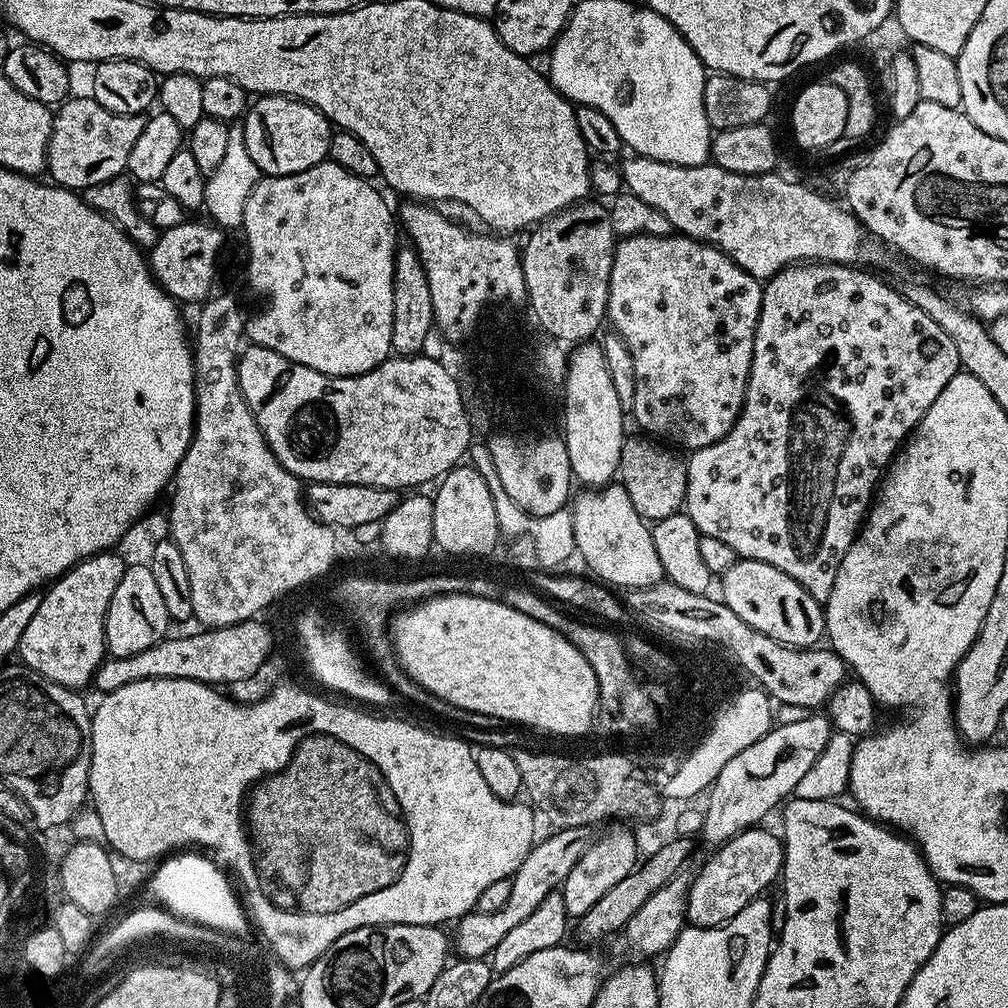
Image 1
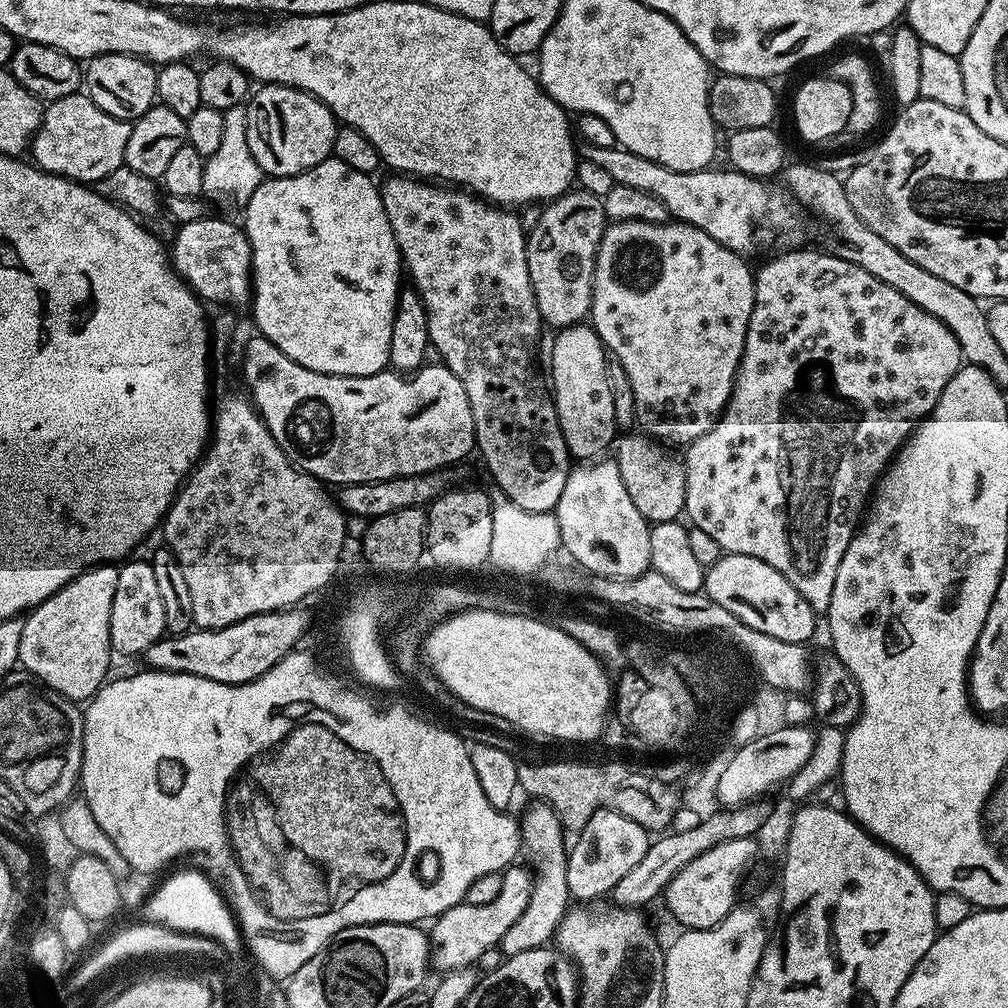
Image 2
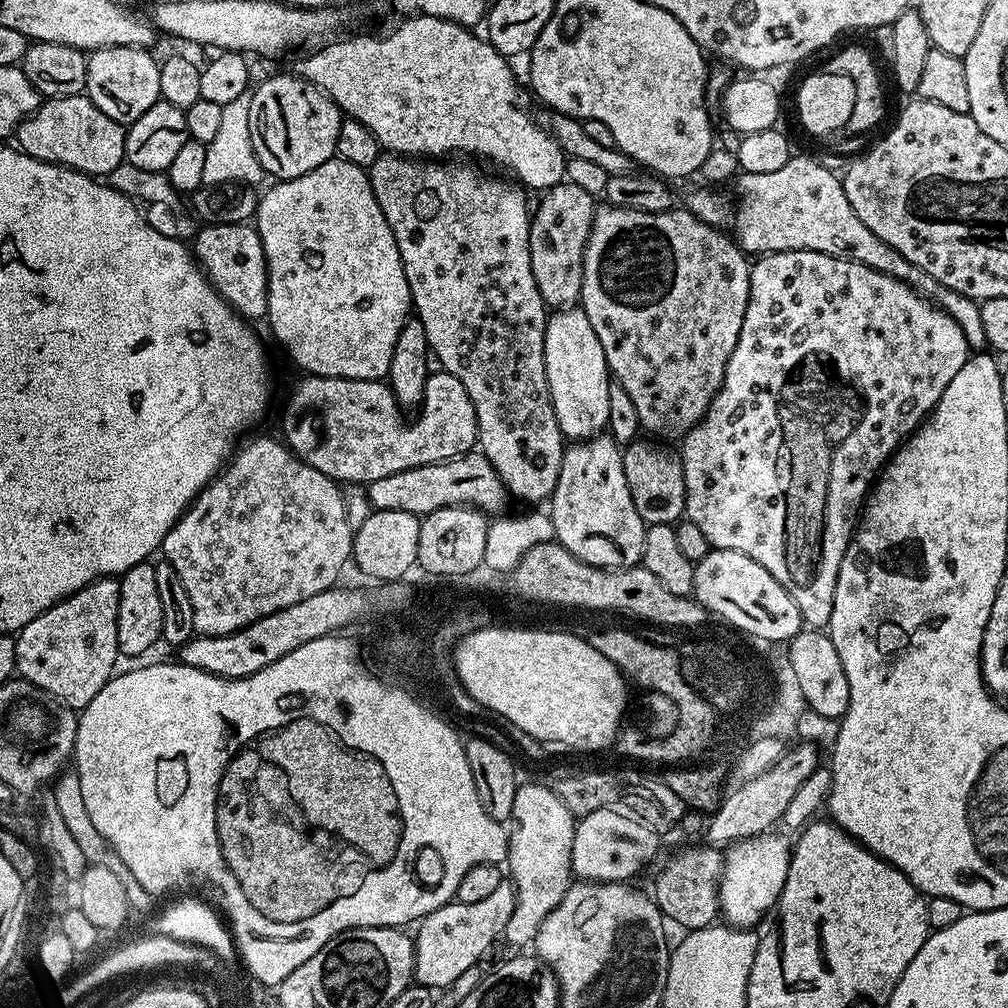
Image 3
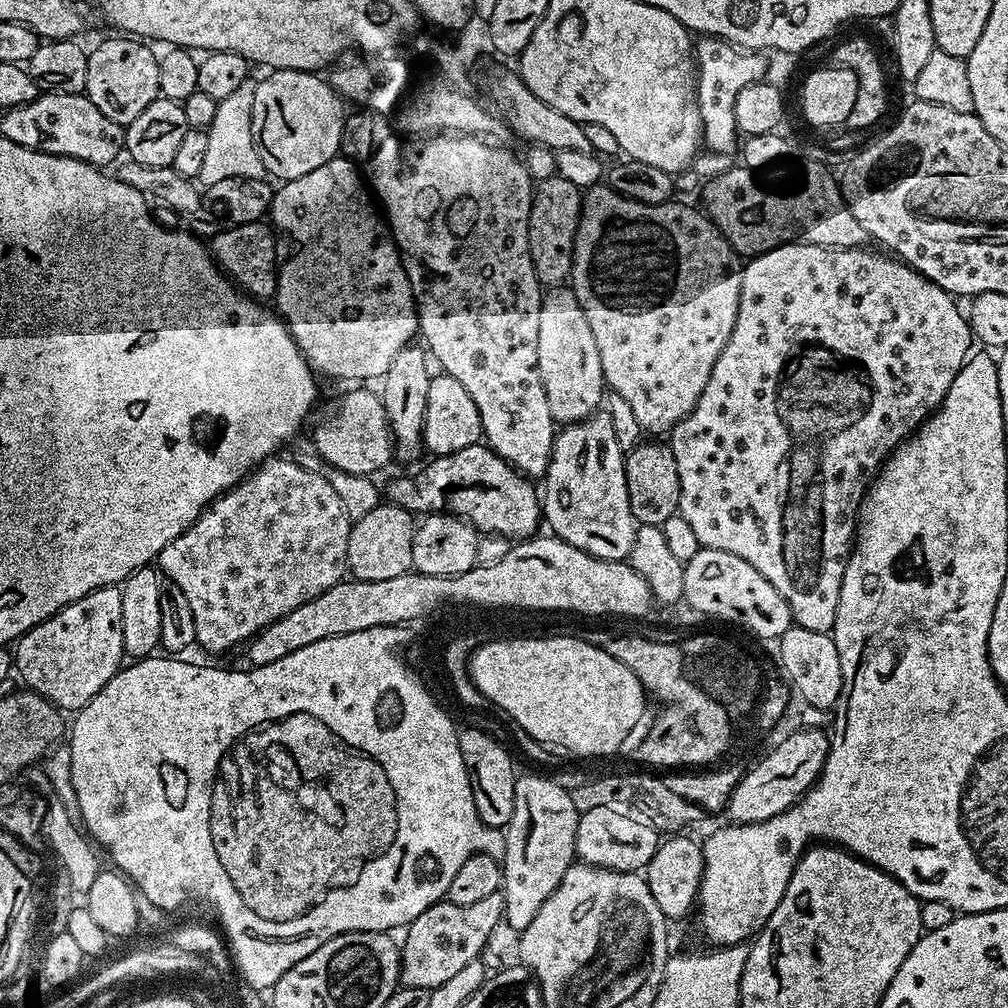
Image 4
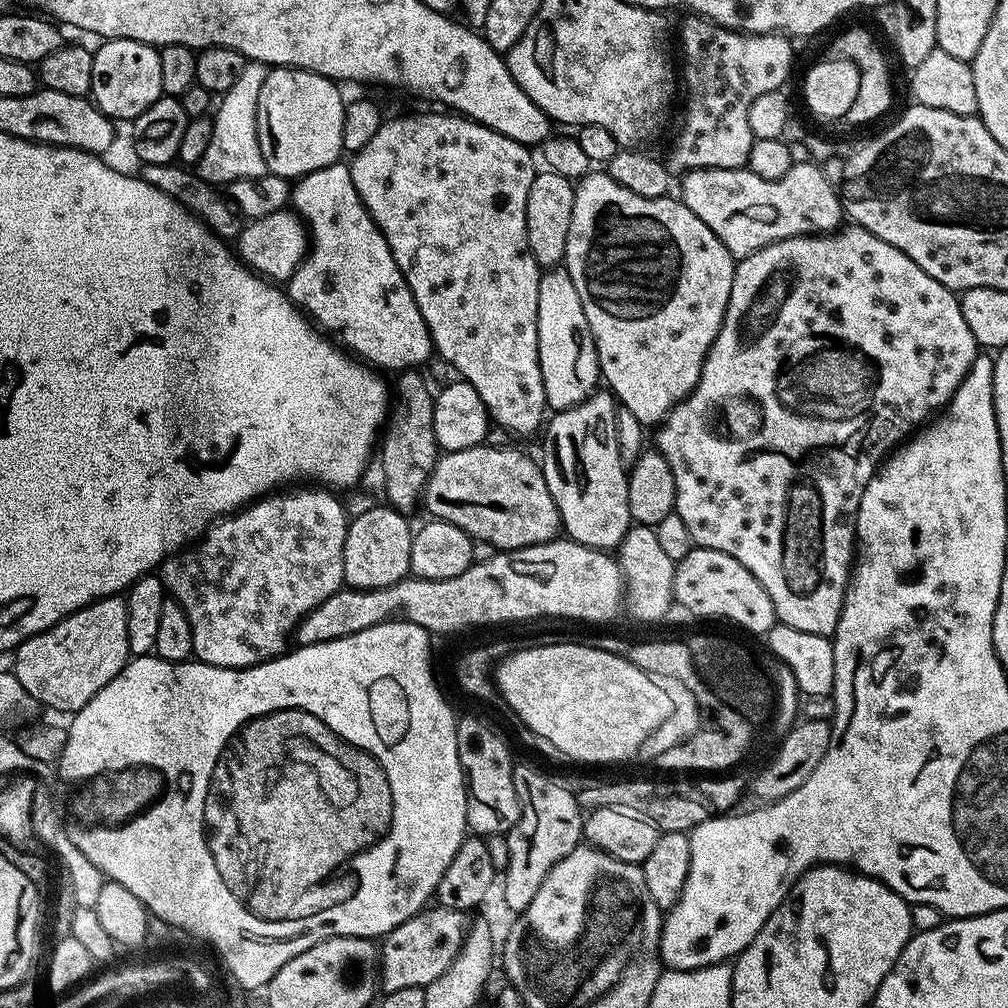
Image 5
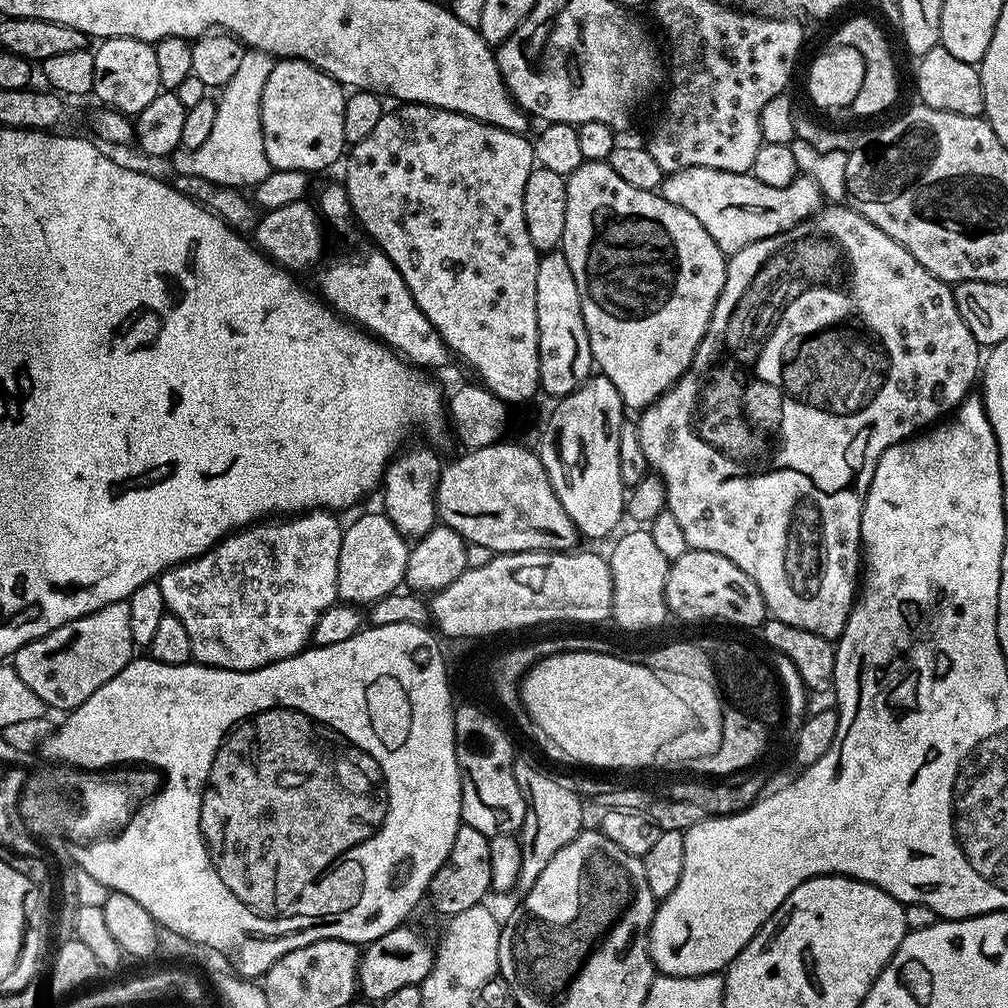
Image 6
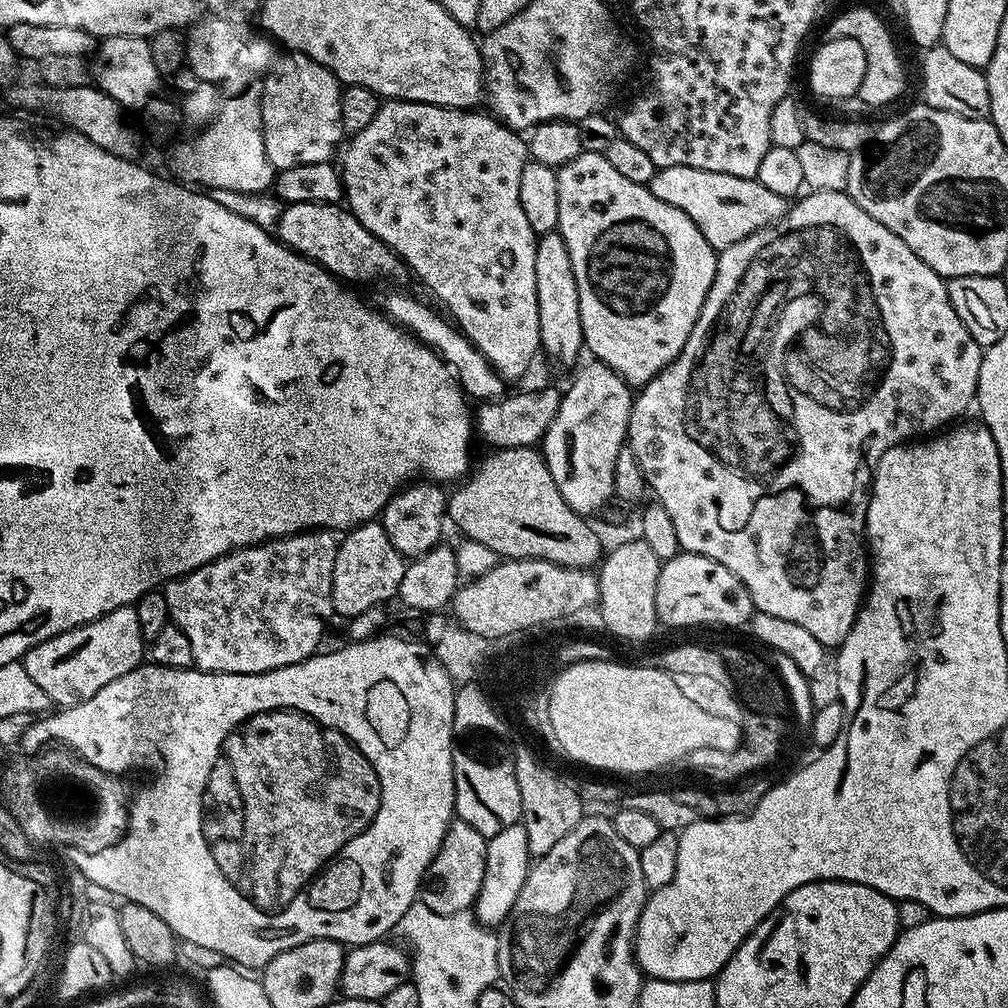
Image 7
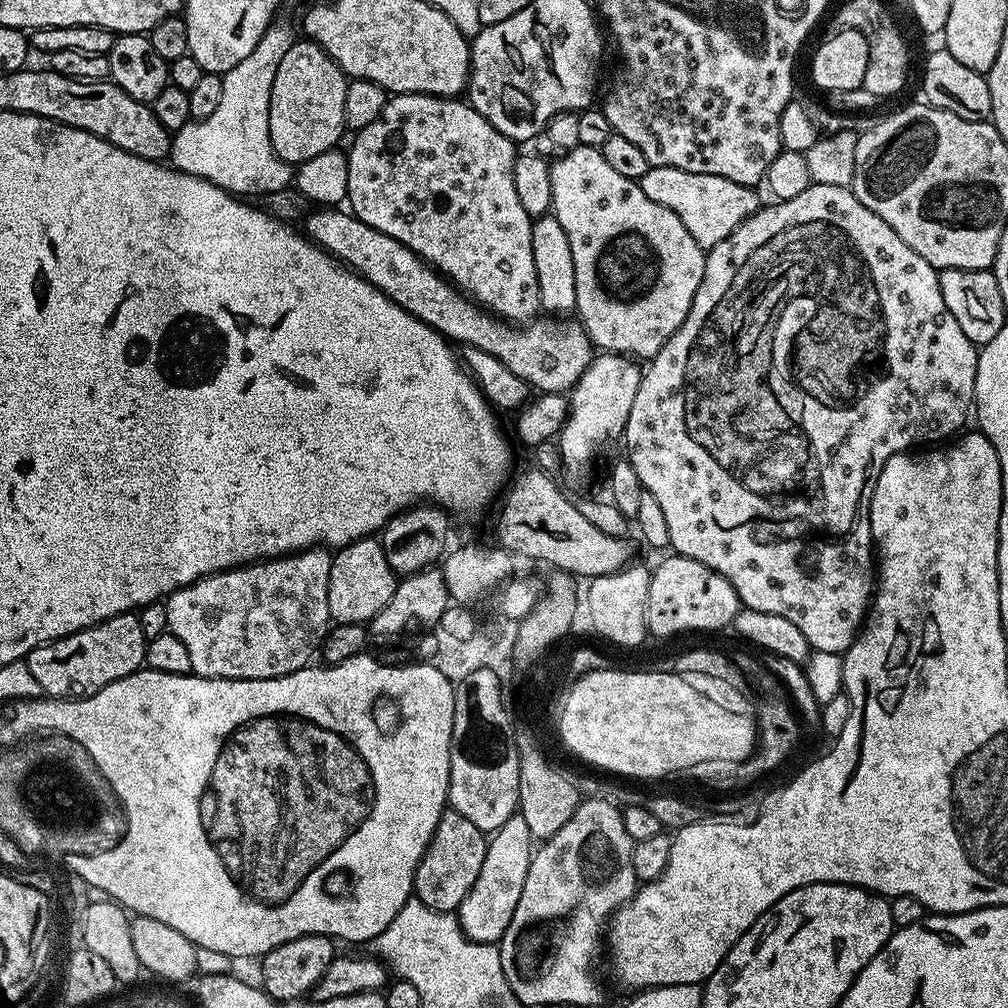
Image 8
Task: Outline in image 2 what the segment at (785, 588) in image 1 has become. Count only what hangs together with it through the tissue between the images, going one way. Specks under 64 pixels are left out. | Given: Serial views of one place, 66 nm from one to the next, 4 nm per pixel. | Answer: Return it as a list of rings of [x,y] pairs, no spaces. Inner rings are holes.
[[[746,554],[721,555],[720,559],[706,568],[703,591],[711,600],[718,602],[718,606],[730,610],[730,614],[734,614],[734,618],[738,618],[743,624],[762,634],[770,634],[770,638],[782,638],[782,642],[807,645],[808,639],[816,632],[818,614],[810,606],[810,602],[806,602],[806,598],[802,598],[798,594],[798,590],[794,590],[794,586],[789,580],[782,574],[778,574],[778,570],[774,570],[774,566],[753,556]]]

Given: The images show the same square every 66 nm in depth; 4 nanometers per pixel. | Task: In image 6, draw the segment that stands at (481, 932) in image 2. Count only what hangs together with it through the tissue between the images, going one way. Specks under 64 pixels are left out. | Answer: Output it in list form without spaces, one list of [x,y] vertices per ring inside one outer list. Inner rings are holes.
[[[401,926],[390,930],[390,934],[382,934],[382,938],[371,940],[360,954],[360,978],[358,992],[361,997],[379,1002],[385,1000],[394,990],[411,984],[420,985],[430,974],[434,955],[433,941],[428,941],[420,932],[409,926]]]

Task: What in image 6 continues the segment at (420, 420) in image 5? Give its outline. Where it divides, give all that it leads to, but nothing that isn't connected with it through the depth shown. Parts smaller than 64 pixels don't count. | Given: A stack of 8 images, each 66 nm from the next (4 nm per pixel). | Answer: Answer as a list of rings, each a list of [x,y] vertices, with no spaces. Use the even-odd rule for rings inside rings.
[[[412,448],[401,451],[384,472],[382,511],[394,522],[394,526],[406,538],[425,536],[431,528],[437,527],[436,484],[440,480],[442,460],[436,457],[432,448]]]

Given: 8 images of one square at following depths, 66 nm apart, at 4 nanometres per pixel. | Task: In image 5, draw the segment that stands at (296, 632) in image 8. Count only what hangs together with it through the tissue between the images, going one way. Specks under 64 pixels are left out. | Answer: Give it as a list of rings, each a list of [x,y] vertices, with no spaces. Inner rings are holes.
[[[304,486],[301,488],[304,488],[301,492],[284,490],[279,494],[262,496],[258,500],[253,500],[251,504],[217,519],[216,523],[200,537],[195,547],[185,547],[161,563],[158,575],[164,581],[167,595],[171,599],[177,600],[182,606],[182,610],[186,610],[186,618],[190,618],[192,656],[199,663],[218,666],[219,668],[253,668],[255,664],[262,664],[265,660],[275,660],[276,657],[285,655],[296,627],[302,622],[302,618],[306,618],[306,614],[310,614],[310,610],[314,610],[314,606],[322,606],[322,602],[326,602],[326,598],[330,598],[330,594],[334,594],[345,587],[342,554],[346,546],[349,513],[344,513],[344,508],[340,505],[339,498],[336,497],[339,495],[333,494],[320,486]]]

